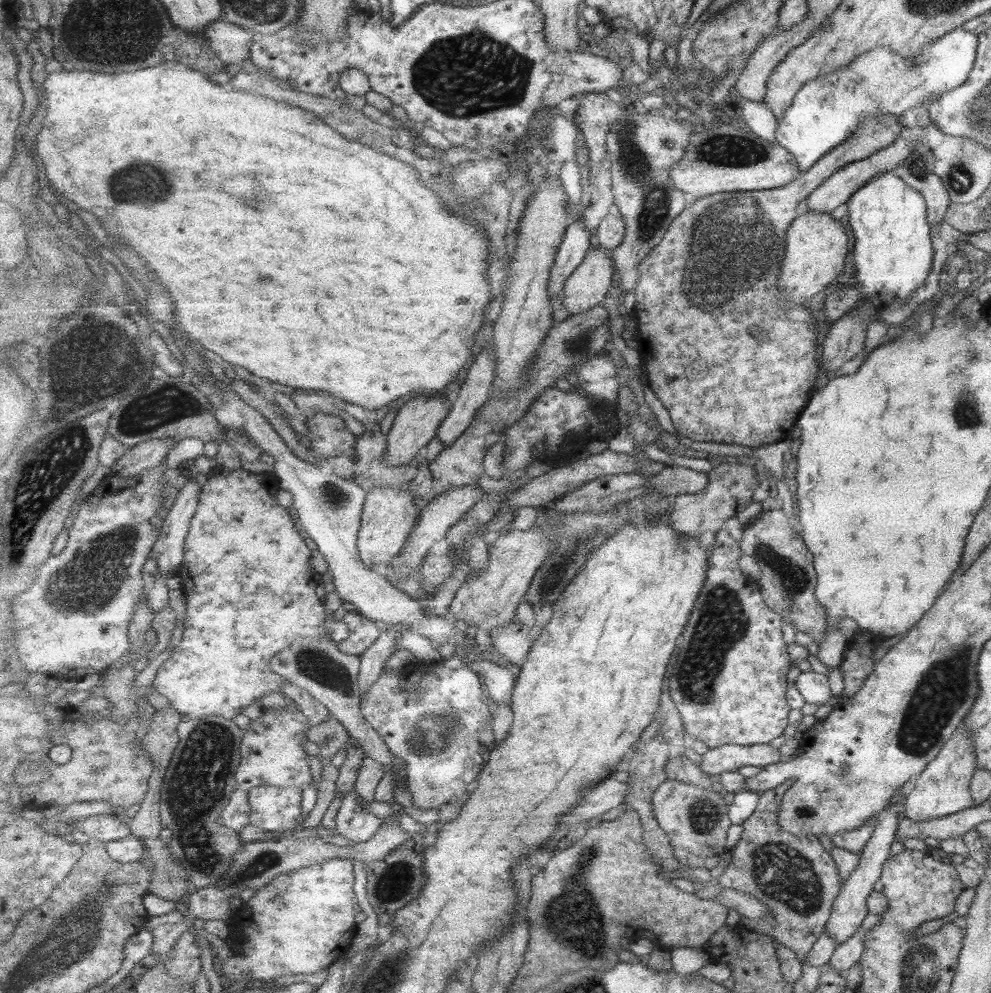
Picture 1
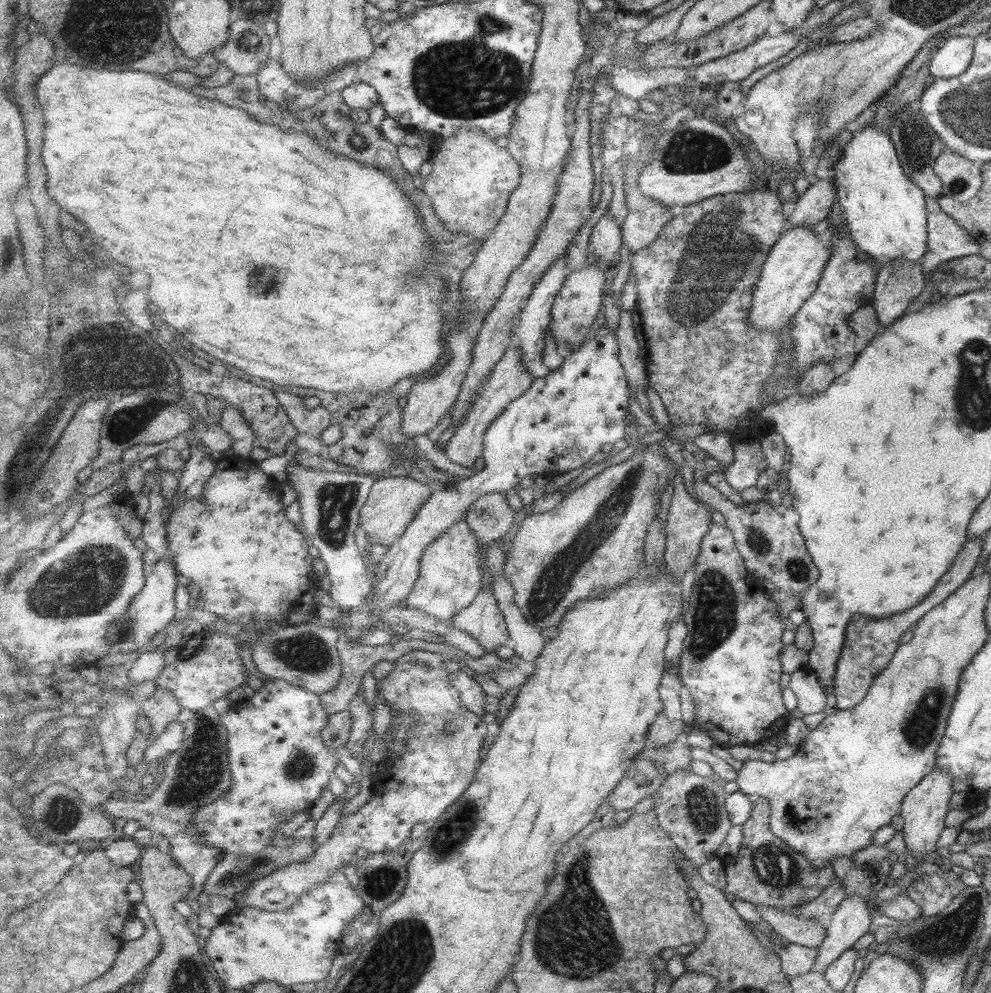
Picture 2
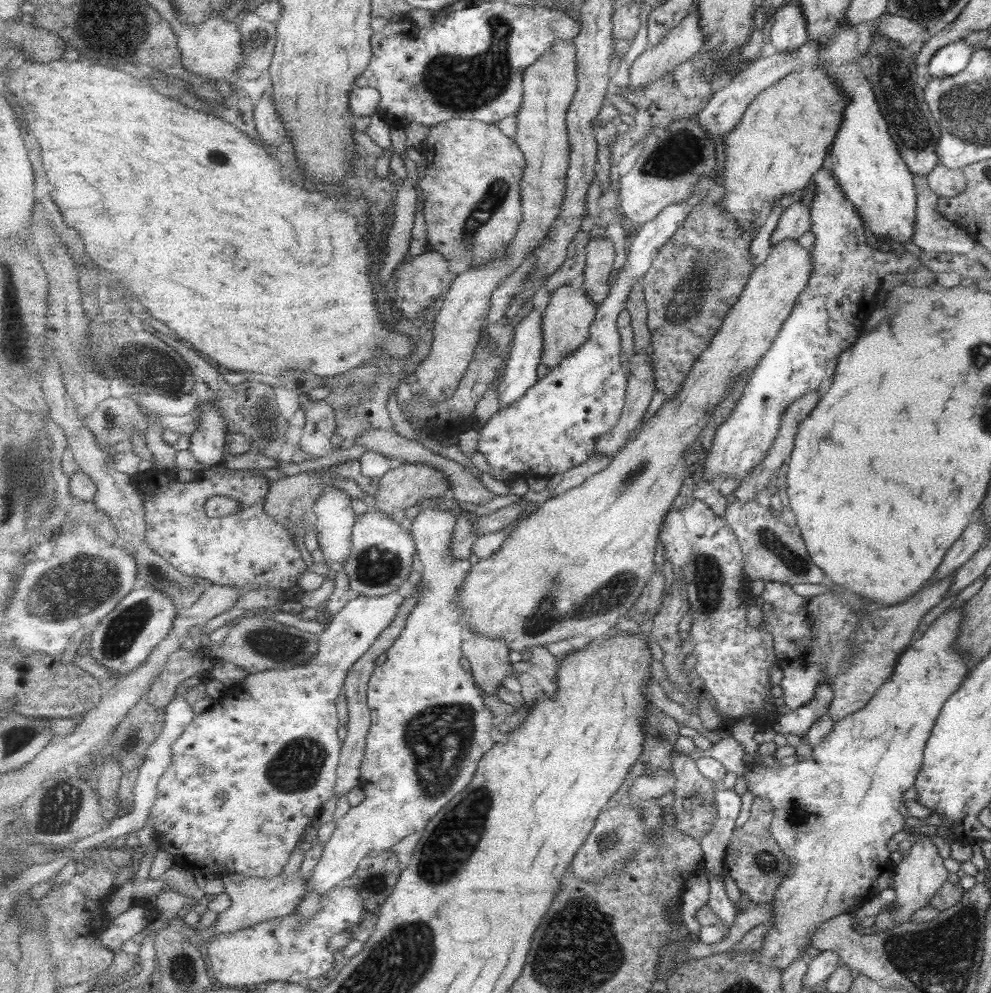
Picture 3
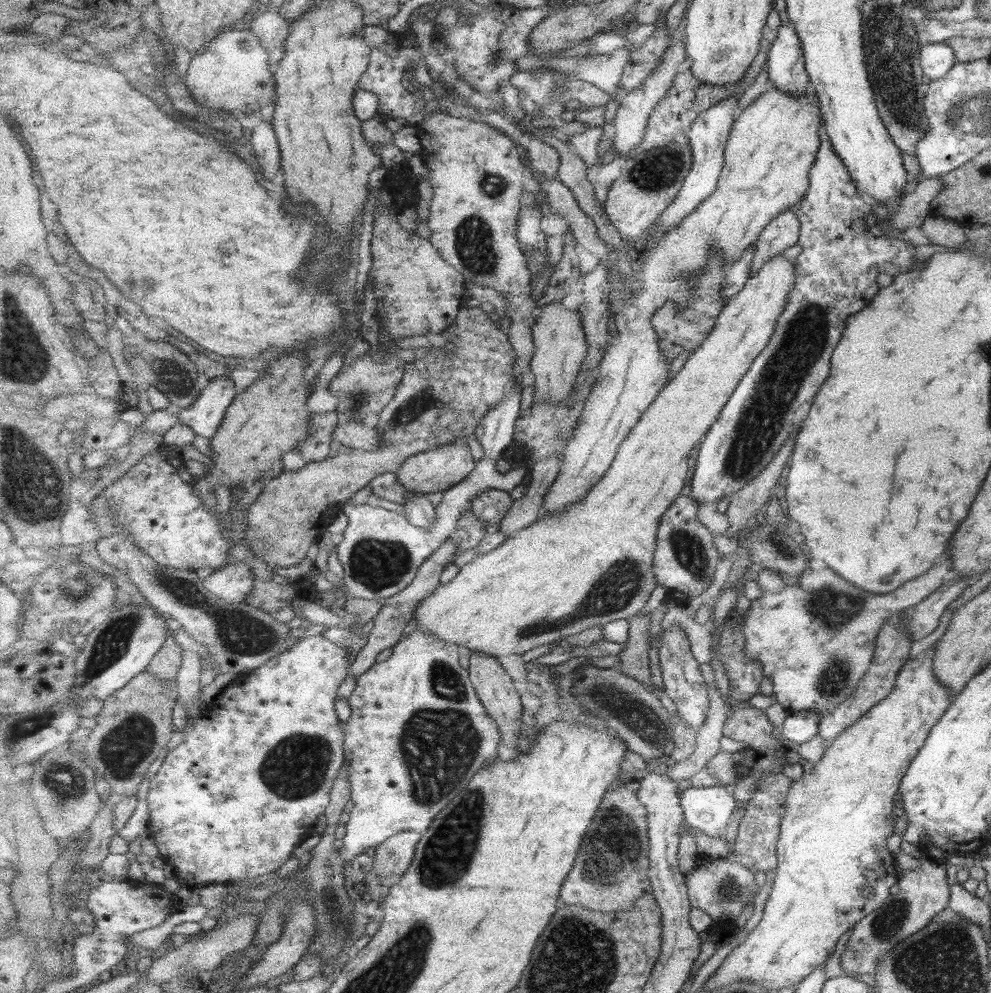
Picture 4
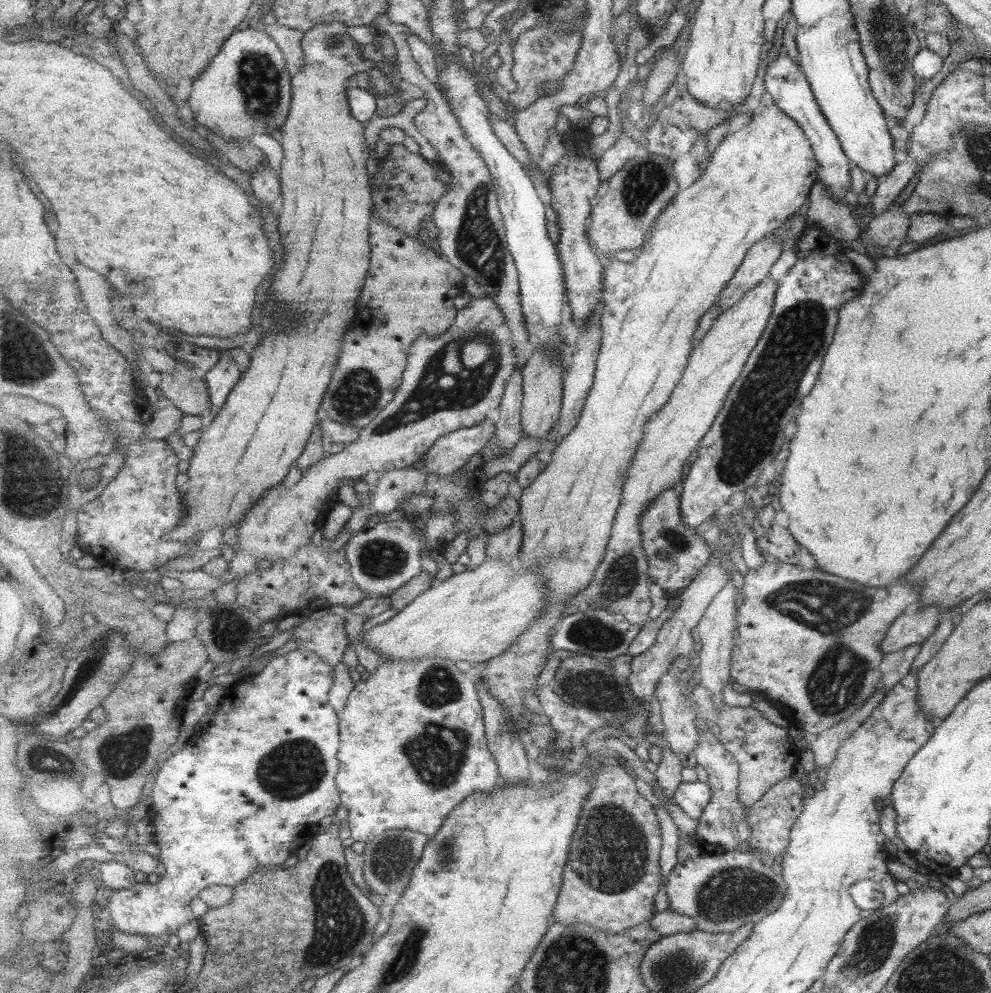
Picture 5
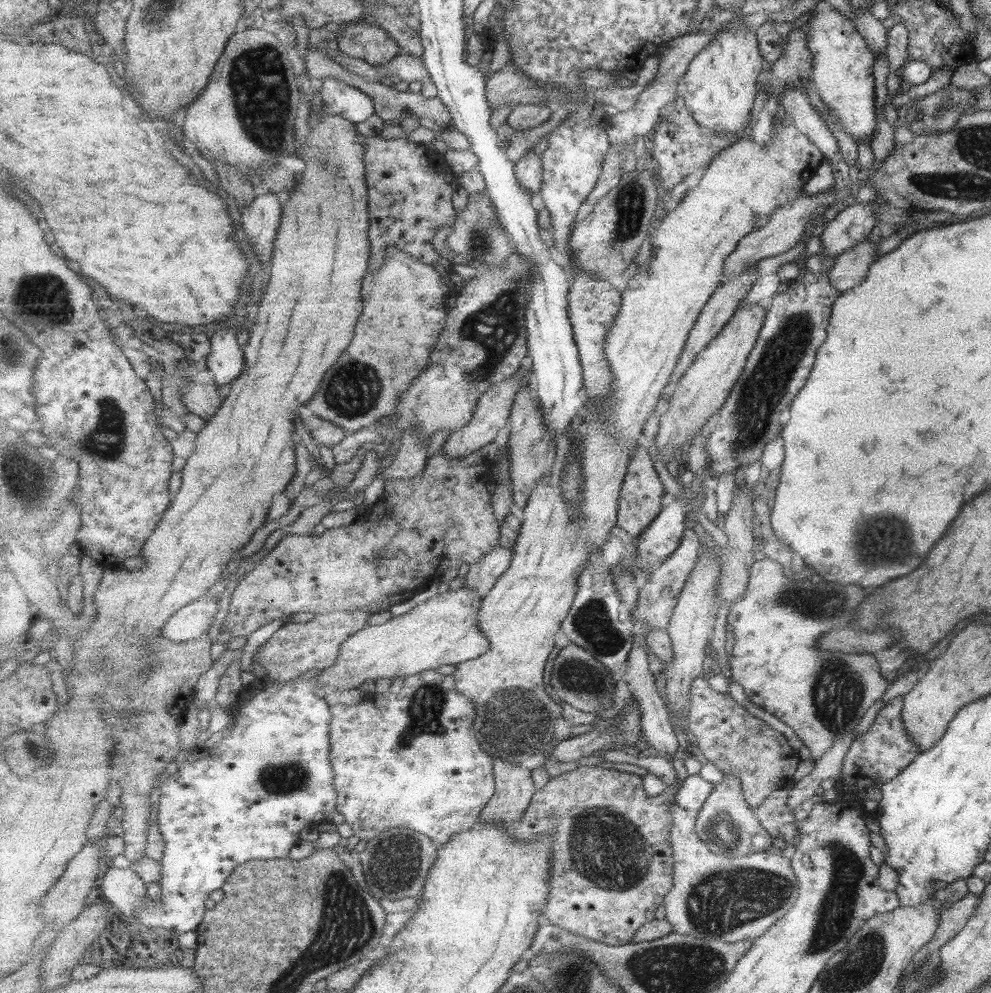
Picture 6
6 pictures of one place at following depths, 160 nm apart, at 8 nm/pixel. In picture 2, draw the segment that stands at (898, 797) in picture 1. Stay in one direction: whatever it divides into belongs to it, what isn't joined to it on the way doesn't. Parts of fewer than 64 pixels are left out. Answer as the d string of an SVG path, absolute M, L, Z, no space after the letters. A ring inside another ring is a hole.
M859 897L844 898L830 914L824 937L816 948L817 956L810 970L823 972L842 952L852 948L857 938L869 932L870 916L867 905Z

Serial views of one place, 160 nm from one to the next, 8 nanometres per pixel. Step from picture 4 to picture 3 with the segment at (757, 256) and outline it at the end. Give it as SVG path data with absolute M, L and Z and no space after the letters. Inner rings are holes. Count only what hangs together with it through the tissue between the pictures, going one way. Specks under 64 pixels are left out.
M797 197L792 198L786 201L769 242L771 244L777 244L787 238L796 240L799 236L805 234L809 228L810 214L808 206L801 204Z

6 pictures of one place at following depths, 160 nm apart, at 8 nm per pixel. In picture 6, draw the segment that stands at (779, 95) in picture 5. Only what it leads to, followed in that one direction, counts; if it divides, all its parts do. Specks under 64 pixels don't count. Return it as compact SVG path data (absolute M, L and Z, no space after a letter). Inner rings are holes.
M786 88L782 94L781 106L786 110L789 120L799 132L804 133L820 150L822 158L831 160L838 152L838 141L826 127L824 120L811 106L805 91L798 88Z

